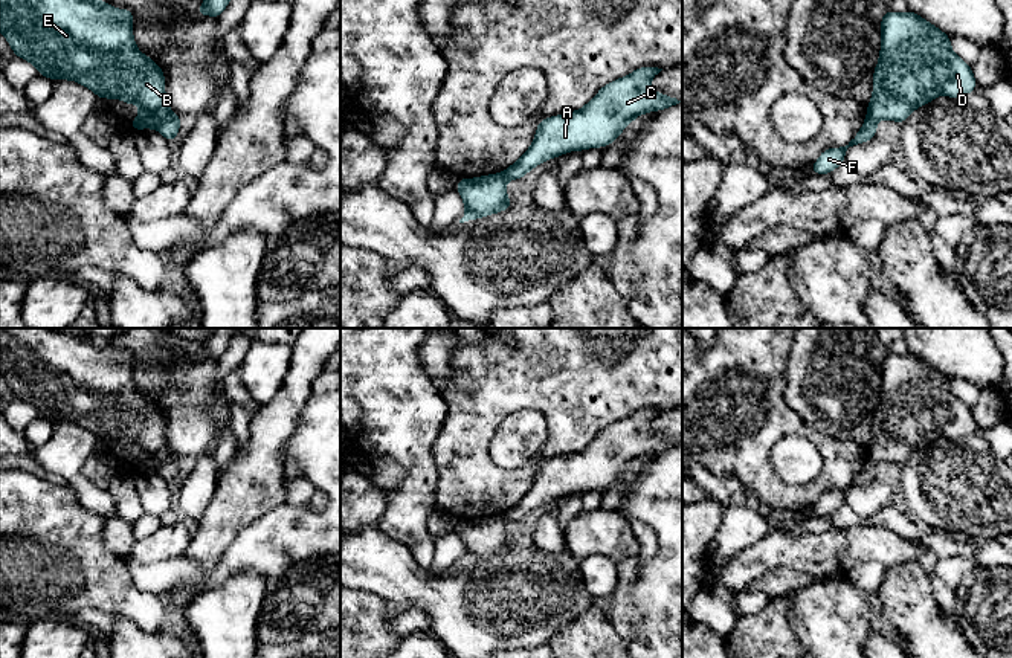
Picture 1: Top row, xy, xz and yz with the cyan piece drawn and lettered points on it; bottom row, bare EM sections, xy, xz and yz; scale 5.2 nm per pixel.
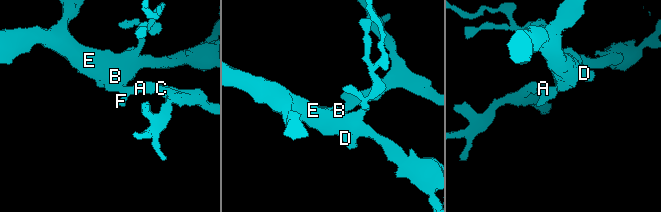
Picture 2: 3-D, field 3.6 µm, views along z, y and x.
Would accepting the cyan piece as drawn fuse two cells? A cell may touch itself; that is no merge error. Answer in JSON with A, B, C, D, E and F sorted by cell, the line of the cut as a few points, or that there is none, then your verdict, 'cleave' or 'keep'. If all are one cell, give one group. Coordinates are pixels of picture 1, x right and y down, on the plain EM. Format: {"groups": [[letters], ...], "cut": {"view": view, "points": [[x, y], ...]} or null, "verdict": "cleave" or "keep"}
{"groups": [["A", "C", "F"], ["B", "D", "E"]], "cut": {"view": "xy", "points": [[171, 454], [154, 469]]}, "verdict": "cleave"}

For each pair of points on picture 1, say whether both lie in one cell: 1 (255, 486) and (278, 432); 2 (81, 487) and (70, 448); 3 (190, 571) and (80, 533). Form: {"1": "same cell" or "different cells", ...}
{"1": "same cell", "2": "same cell", "3": "different cells"}

